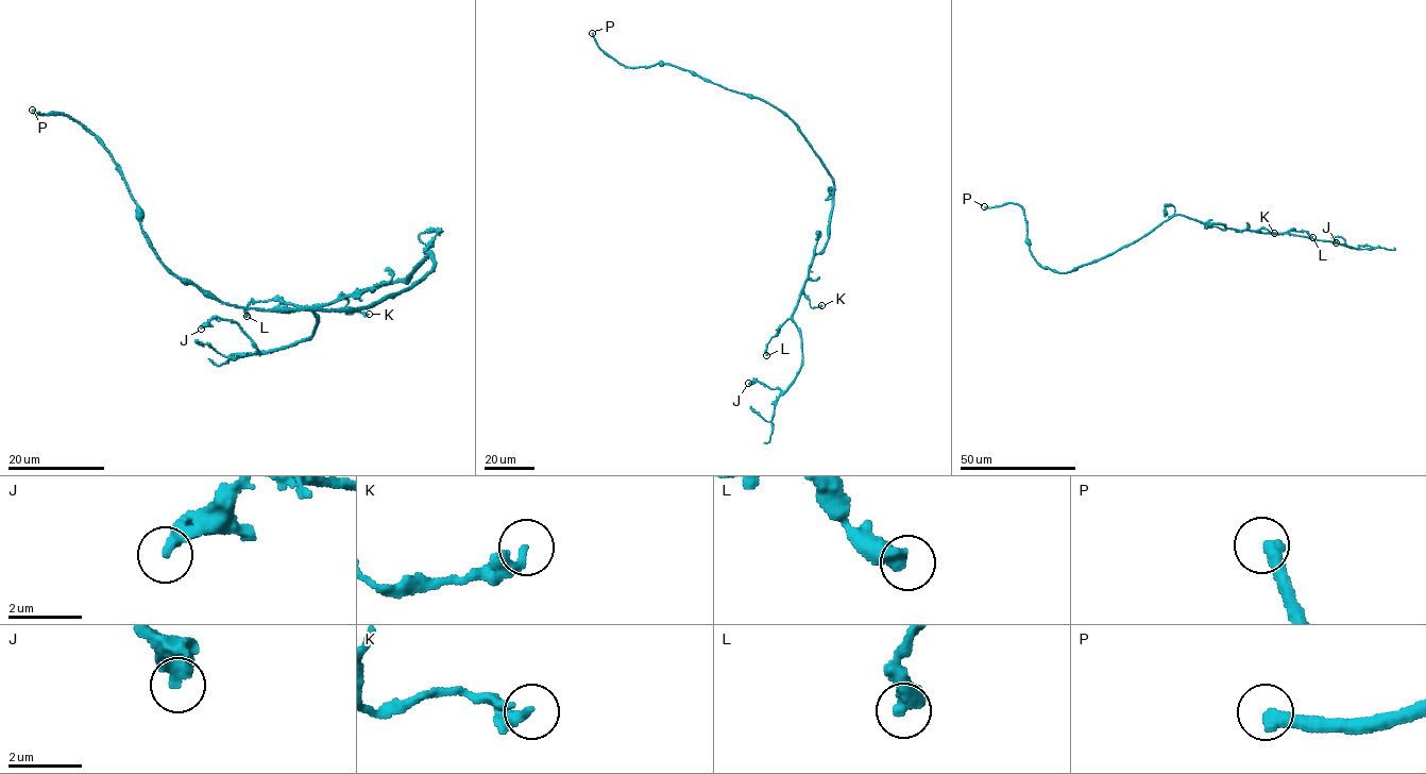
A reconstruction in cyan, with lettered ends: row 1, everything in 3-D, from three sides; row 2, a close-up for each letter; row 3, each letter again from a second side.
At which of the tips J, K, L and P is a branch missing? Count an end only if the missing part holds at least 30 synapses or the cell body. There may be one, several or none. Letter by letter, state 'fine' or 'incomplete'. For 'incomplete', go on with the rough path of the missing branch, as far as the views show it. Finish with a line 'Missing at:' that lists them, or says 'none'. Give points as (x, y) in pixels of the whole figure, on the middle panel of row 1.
J: fine
K: fine
L: fine
P: fine
Missing at: none

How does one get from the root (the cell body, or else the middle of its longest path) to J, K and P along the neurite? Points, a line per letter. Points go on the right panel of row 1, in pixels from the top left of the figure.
J: (1144, 235), (1174, 215), (1184, 215), (1227, 228), (1289, 233), (1350, 247), (1338, 236), (1334, 238), (1336, 242)
K: (1144, 235), (1176, 215), (1227, 228), (1265, 229), (1274, 233)
P: (1144, 235), (1105, 257), (1059, 273), (1041, 266), (1032, 255), (1022, 207), (1012, 203), (984, 206)

